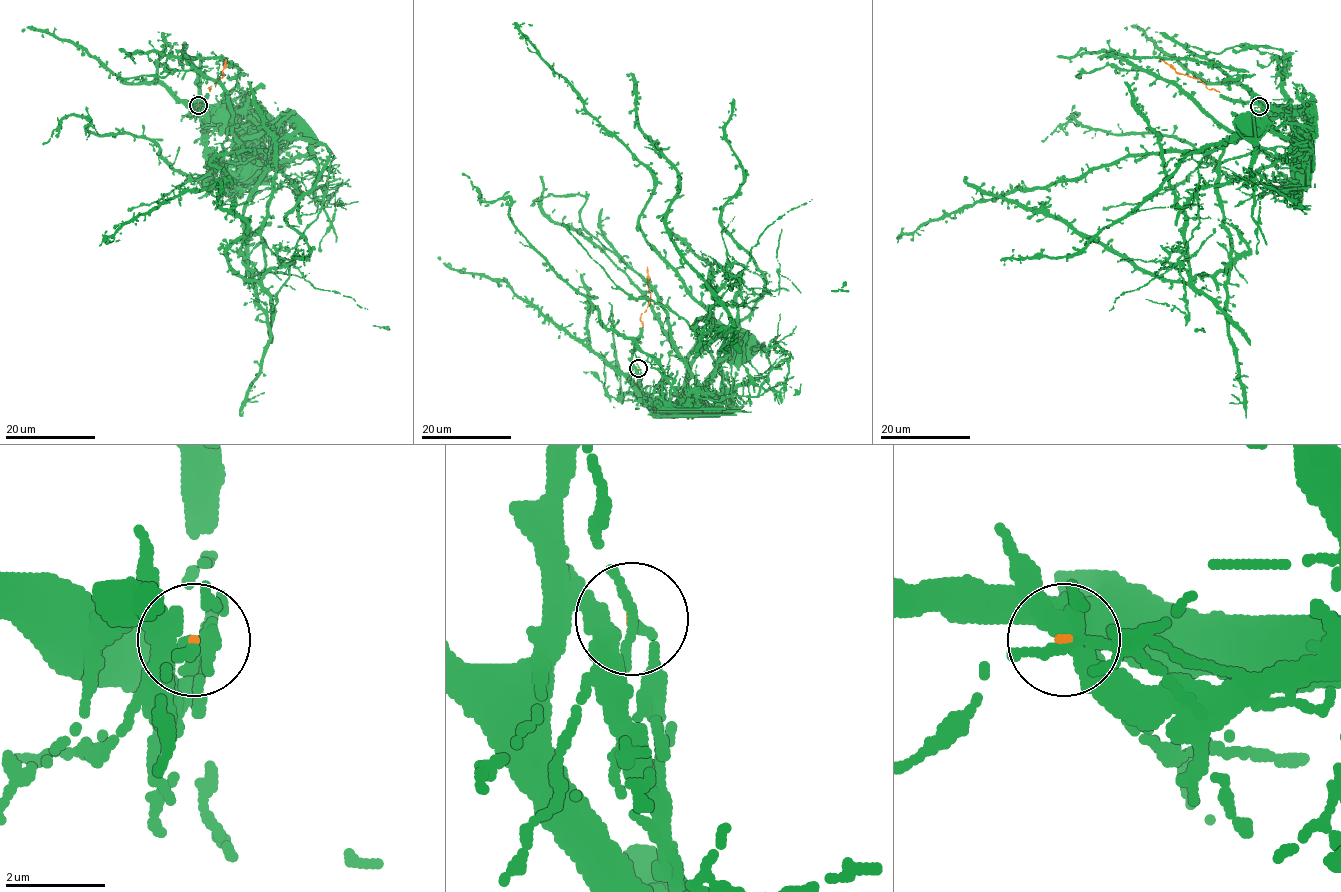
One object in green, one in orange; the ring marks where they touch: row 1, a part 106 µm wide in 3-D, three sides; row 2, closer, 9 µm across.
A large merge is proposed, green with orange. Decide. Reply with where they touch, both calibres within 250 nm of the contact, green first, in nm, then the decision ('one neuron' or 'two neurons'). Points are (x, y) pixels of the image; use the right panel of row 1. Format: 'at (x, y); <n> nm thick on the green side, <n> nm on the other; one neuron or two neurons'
at (1259, 106); 280 nm thick on the green side, 90 nm on the other; two neurons

